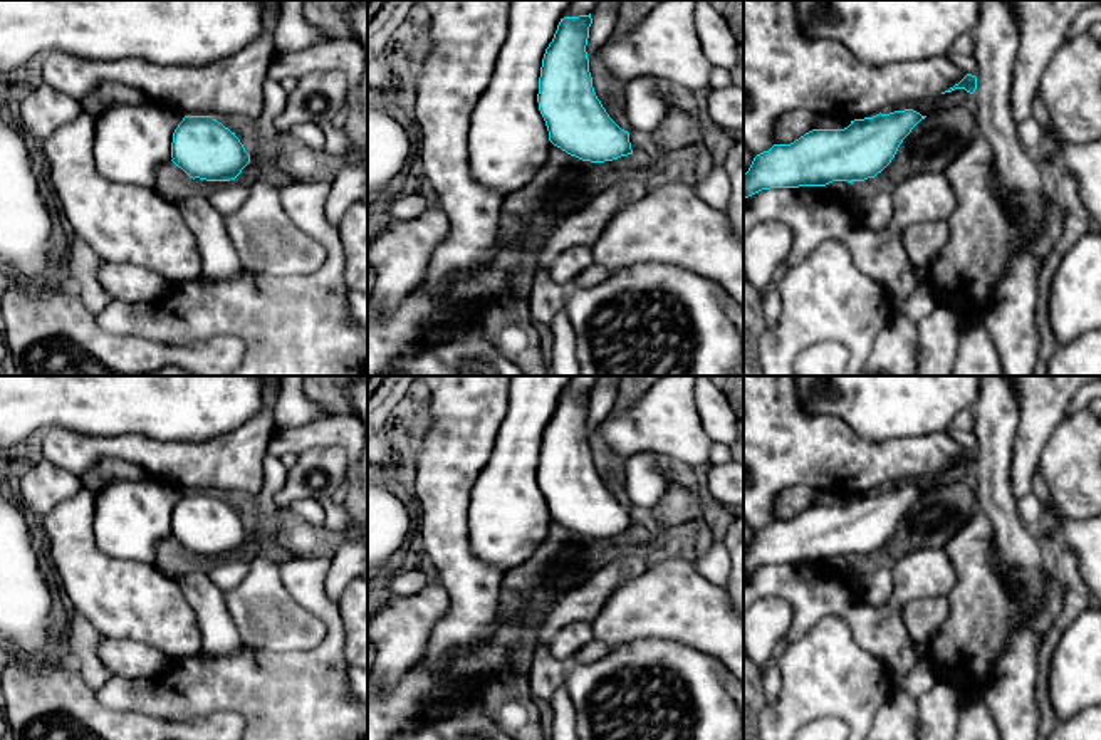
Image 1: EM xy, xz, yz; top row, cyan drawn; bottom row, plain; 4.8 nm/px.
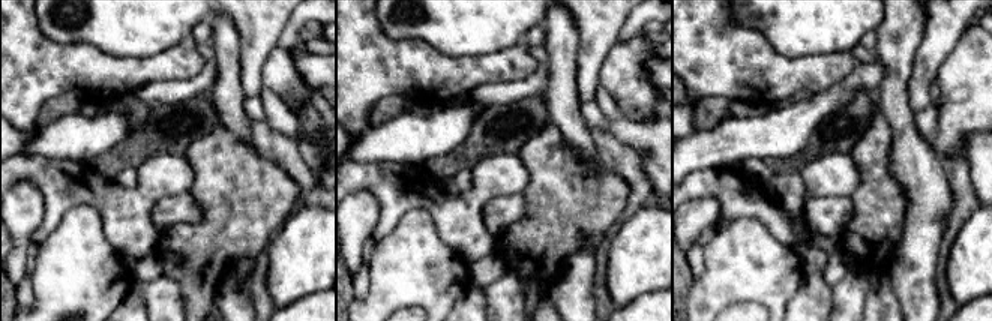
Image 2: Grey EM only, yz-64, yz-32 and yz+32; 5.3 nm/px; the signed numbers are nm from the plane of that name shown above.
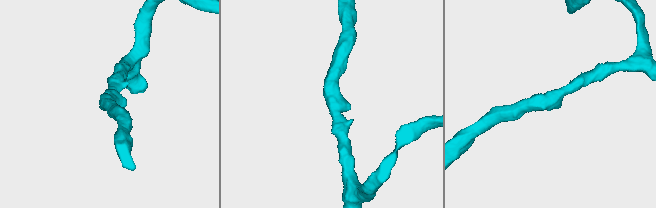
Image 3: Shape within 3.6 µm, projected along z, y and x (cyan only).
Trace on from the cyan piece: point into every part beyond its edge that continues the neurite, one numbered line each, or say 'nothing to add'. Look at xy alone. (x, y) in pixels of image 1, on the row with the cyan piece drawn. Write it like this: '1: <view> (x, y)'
nothing to add

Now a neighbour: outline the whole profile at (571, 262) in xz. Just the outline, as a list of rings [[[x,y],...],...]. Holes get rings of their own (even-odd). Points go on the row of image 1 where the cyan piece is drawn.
[[[574,245],[571,248],[566,248],[554,258],[547,274],[556,284],[566,287],[592,263],[591,247]]]

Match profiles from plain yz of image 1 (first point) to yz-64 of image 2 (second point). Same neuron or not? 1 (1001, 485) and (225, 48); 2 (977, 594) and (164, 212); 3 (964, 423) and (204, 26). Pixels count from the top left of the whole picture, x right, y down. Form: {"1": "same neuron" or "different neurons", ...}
{"1": "same neuron", "2": "different neurons", "3": "same neuron"}

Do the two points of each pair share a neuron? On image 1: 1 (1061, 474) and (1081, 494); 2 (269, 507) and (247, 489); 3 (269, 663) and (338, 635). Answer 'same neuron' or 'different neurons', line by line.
1: same neuron
2: different neurons
3: same neuron

